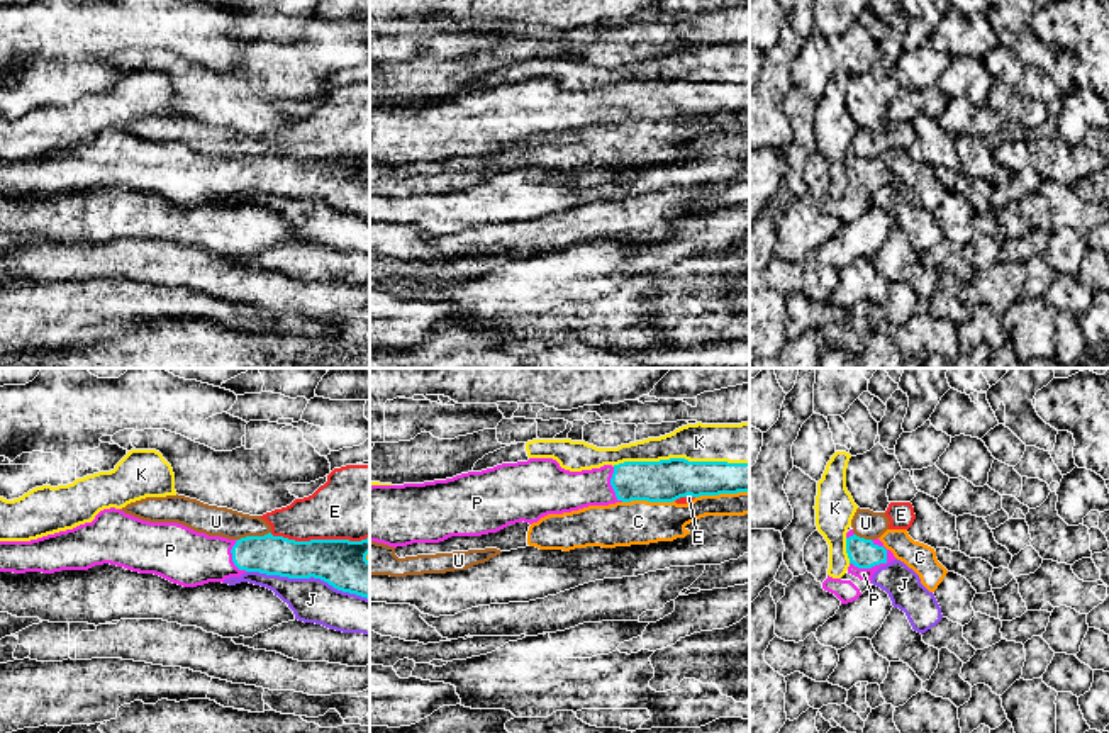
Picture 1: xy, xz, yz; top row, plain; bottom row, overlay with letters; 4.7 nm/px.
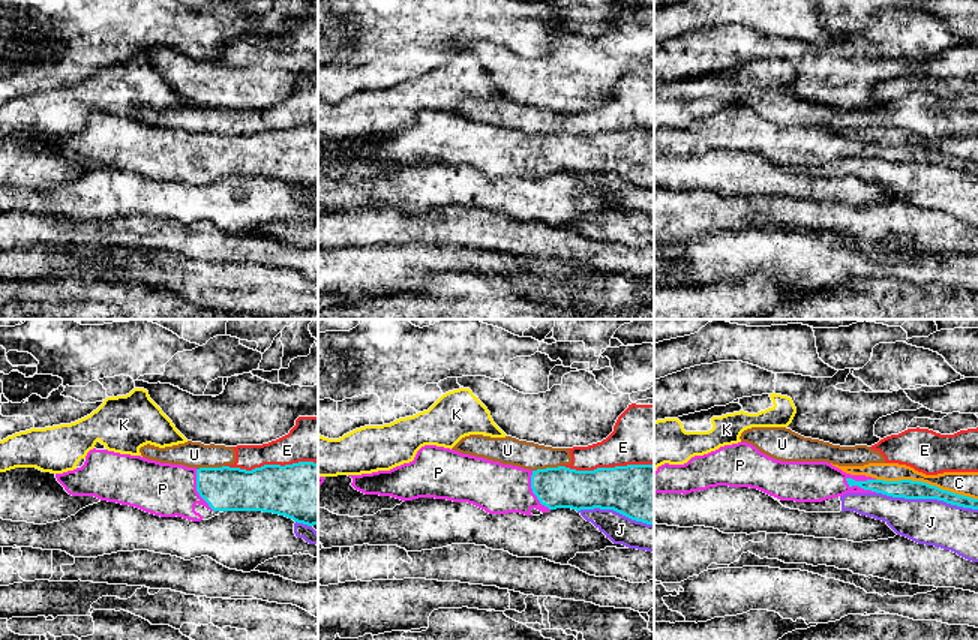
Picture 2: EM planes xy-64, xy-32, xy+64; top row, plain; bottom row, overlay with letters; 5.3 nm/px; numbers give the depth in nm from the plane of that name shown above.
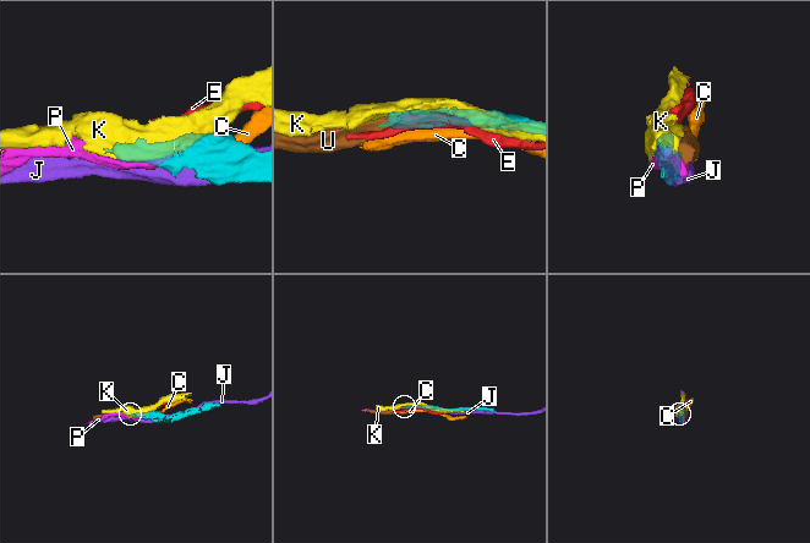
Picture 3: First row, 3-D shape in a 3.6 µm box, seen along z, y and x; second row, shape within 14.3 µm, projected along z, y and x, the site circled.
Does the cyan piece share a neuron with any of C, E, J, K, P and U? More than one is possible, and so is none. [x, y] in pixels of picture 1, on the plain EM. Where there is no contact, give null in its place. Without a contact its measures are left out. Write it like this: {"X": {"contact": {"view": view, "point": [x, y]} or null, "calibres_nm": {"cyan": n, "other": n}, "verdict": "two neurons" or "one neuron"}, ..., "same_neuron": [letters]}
{"C": {"contact": {"view": "xz", "point": [721, 112]}, "calibres_nm": {"cyan": 190, "other": 130}, "verdict": "two neurons"}, "E": {"contact": {"view": "xy", "point": [319, 160]}, "calibres_nm": {"cyan": 220, "other": 340}, "verdict": "two neurons"}, "J": {"contact": {"view": "xy", "point": [307, 197]}, "calibres_nm": {"cyan": 220, "other": 200}, "verdict": "two neurons"}, "K": {"contact": {"view": "xz", "point": [680, 78]}, "calibres_nm": {"cyan": 200, "other": 180}, "verdict": "two neurons"}, "P": {"contact": {"view": "yz", "point": [872, 185]}, "calibres_nm": {"cyan": 140, "other": 60}, "verdict": "one neuron"}, "U": {"contact": {"view": "xy", "point": [253, 156]}, "calibres_nm": {"cyan": 190, "other": 140}, "verdict": "two neurons"}, "same_neuron": ["P"]}

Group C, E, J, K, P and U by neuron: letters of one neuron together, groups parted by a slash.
C / E U / J / K / P

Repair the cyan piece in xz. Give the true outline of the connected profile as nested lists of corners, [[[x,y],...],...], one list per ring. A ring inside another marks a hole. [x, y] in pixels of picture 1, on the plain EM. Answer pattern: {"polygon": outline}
{"polygon": [[[553,78],[502,83],[482,92],[468,92],[446,100],[370,107],[370,161],[388,166],[439,163],[451,156],[482,156],[515,143],[538,143],[548,134],[563,134],[588,126],[648,120],[673,122],[680,117],[750,112],[750,83],[624,81],[600,88],[570,92]]]}

